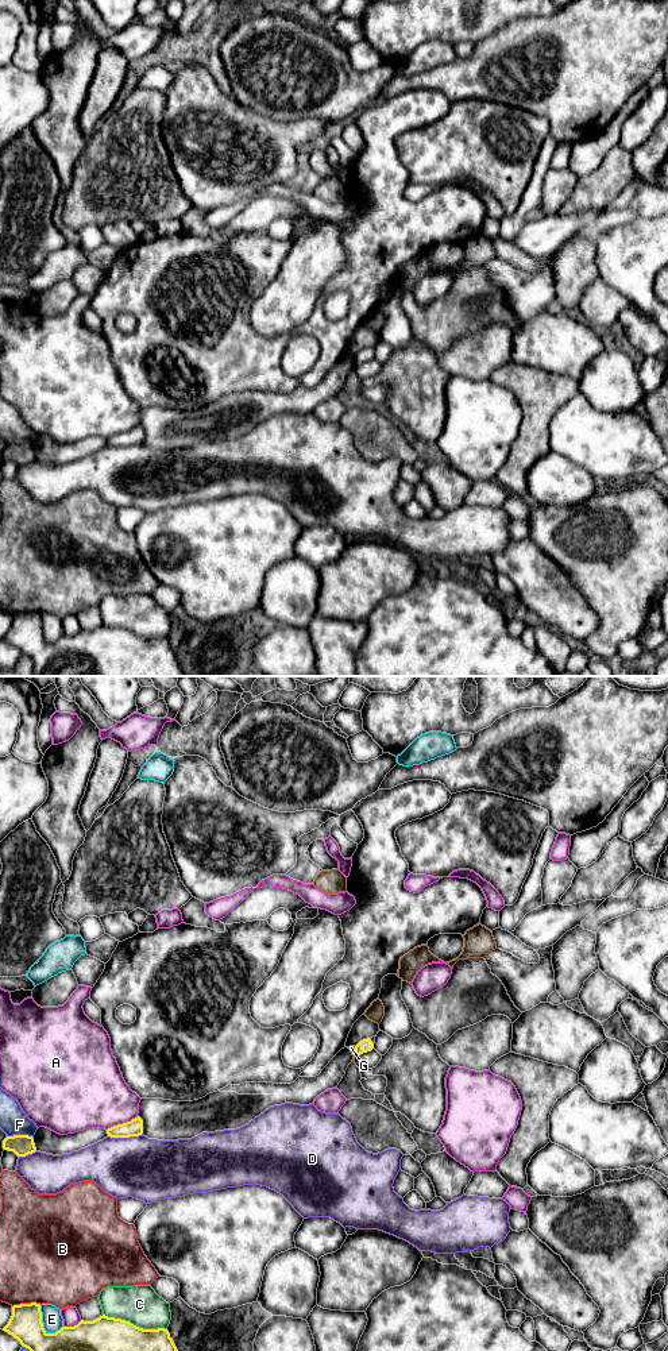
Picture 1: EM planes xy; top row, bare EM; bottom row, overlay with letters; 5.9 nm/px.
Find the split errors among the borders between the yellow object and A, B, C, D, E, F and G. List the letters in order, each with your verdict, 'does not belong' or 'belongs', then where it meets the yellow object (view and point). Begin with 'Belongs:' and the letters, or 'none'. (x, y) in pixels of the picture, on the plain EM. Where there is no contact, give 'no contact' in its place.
Belongs: none
A: does not belong; meets yellow in xy at (123, 432)
B: does not belong; meets yellow in xy at (26, 613)
C: does not belong; meets yellow in xy at (135, 635)
D: does not belong; meets yellow in xy at (124, 446)
E: does not belong; meets yellow in xy at (42, 632)
F: does not belong; meets yellow in xy at (19, 444)
G: does not belong; meets yellow in xy at (355, 359)

